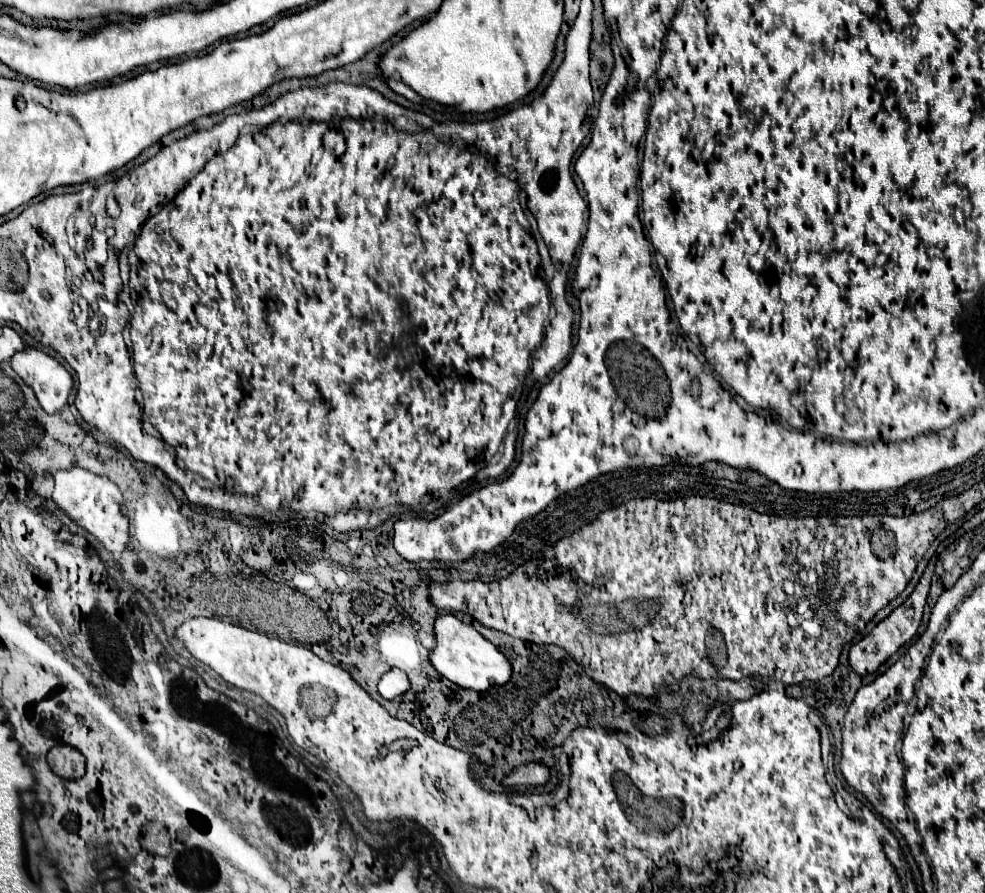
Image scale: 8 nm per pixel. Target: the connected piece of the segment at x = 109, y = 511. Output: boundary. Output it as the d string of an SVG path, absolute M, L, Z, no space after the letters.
M70 469L70 471L58 471L54 475L56 487L54 487L54 503L80 527L84 527L90 535L94 535L110 553L120 553L128 545L128 517L124 513L122 505L122 493L120 489L106 477L98 477L84 469Z

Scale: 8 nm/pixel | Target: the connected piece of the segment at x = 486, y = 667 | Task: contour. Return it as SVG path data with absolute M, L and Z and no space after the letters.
M440 615L434 623L434 635L436 635L436 647L430 651L430 663L440 675L450 679L452 683L464 689L486 691L490 685L504 685L510 679L512 675L510 661L474 627L462 623L458 617Z

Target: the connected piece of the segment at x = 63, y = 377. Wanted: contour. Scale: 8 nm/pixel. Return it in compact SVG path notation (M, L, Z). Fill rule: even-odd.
M24 347L10 357L10 365L22 381L32 387L46 413L56 413L66 405L72 389L72 377L56 359L34 347Z

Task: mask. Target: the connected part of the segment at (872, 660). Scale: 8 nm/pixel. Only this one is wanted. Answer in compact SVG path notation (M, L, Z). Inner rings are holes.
M932 558L931 560L926 567L926 571L924 571L924 575L918 581L916 589L912 591L912 595L900 607L896 607L884 621L880 621L862 641L852 645L852 649L850 649L850 665L852 665L852 669L858 675L872 675L872 673L876 673L878 667L886 659L890 659L902 645L910 643L916 637L916 633L918 633L918 629L922 625L922 613L924 613L924 605L926 605L926 599L928 599L930 581L932 581L932 575L934 575L937 558Z

